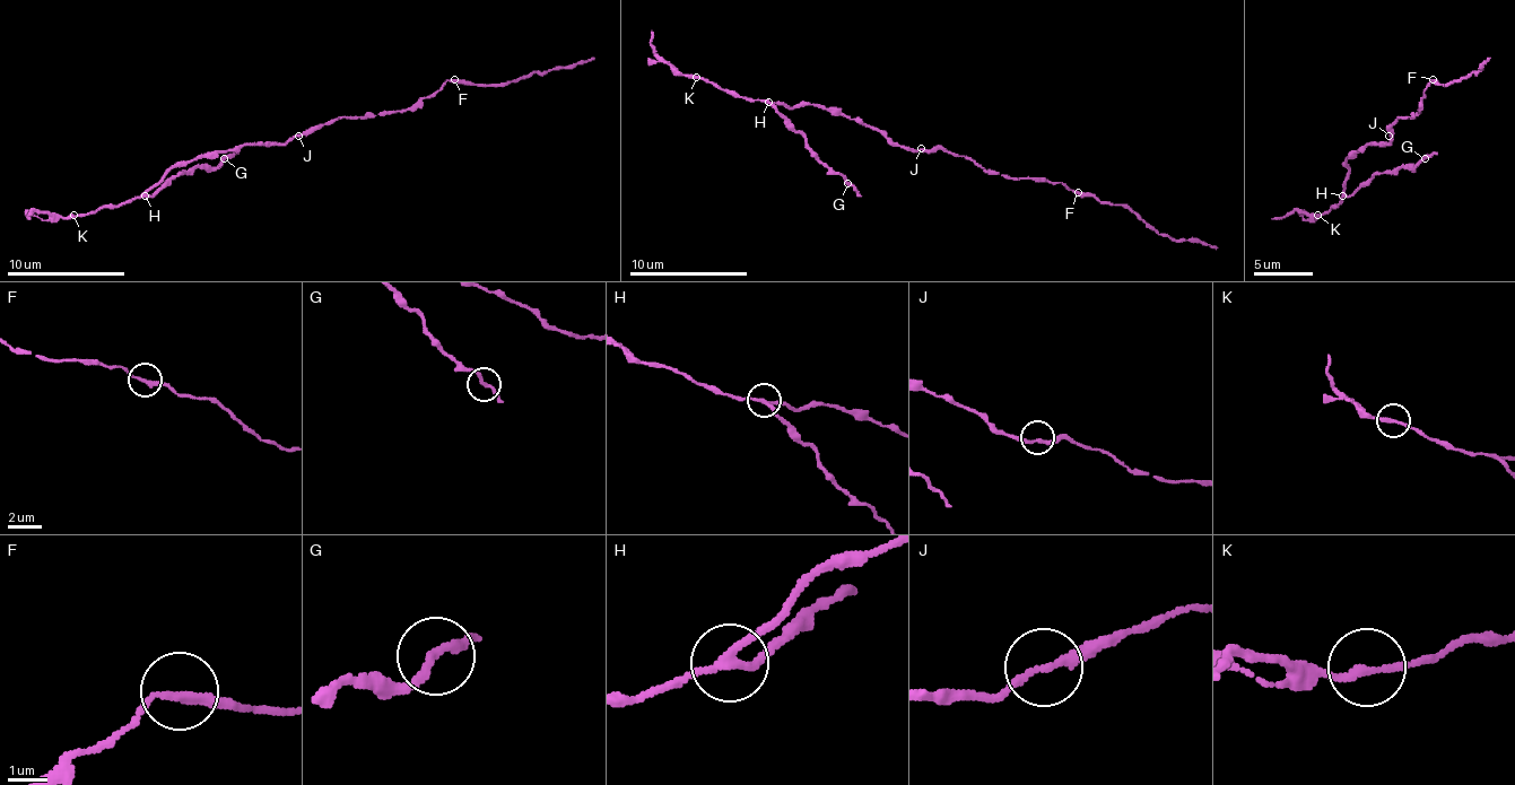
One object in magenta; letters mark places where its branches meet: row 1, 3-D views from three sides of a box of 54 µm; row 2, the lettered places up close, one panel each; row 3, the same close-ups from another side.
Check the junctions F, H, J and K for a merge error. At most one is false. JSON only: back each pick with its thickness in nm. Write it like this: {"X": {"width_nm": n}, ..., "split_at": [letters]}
{"H": {"width_nm": 180}, "split_at": ["H"]}

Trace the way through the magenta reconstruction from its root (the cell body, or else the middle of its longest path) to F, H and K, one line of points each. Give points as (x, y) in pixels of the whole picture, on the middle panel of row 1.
F: (921, 150), (941, 148), (948, 154), (971, 157), (989, 172), (1042, 177), (1078, 192)
H: (921, 150), (891, 145), (877, 130), (853, 119), (833, 115), (811, 103), (785, 106), (767, 101)
K: (921, 150), (891, 145), (877, 130), (811, 103), (785, 106), (749, 101), (696, 77)

